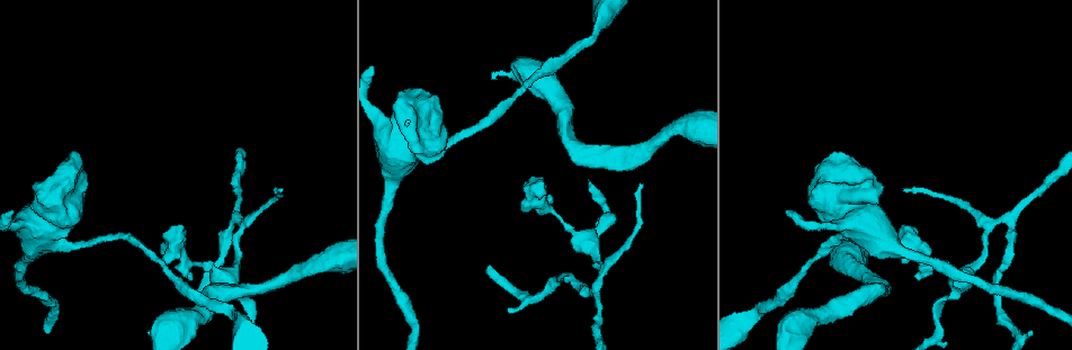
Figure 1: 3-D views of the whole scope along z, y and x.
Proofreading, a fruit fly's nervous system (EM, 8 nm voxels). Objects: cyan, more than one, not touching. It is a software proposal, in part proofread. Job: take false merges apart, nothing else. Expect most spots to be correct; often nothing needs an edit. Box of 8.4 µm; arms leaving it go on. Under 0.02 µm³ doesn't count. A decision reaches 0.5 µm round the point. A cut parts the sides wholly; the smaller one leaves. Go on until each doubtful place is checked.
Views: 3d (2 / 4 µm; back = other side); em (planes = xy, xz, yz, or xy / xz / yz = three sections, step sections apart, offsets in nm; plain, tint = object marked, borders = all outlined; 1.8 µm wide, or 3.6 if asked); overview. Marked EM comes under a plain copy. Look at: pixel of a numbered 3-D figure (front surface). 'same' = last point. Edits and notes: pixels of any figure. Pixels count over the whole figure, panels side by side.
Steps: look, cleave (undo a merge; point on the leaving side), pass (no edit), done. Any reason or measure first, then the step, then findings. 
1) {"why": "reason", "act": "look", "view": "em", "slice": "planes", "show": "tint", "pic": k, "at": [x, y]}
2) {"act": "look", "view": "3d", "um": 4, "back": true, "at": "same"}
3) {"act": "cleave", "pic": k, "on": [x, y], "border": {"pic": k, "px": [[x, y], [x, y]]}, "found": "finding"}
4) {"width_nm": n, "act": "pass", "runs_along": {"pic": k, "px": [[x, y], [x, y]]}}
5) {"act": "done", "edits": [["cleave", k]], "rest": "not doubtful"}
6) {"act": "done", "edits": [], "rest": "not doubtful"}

{"why": "four or more arms meet", "act": "look", "view": "em", "slice": "yz", "step": 16, "show": "tint", "pic": 1, "at": [597, 284]}

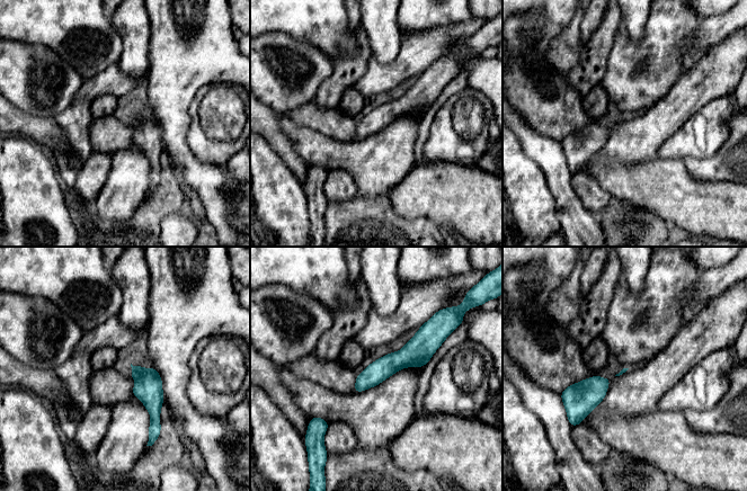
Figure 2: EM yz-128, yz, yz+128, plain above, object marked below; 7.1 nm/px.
{"act": "look", "view": "em", "slice": "planes", "show": "tint", "at": "same"}

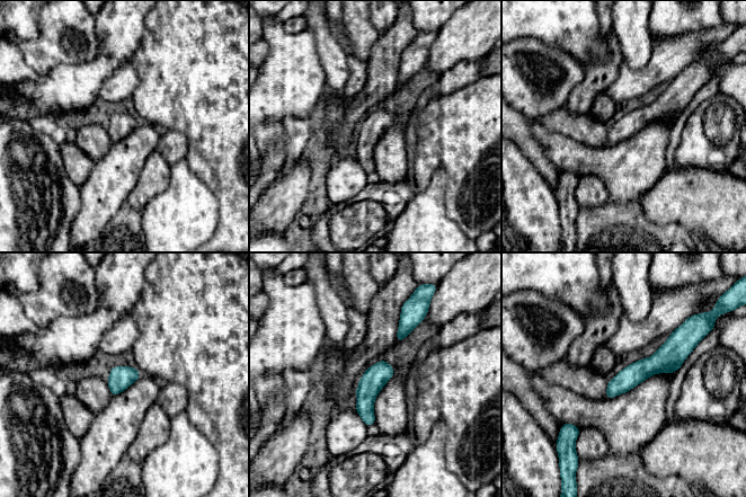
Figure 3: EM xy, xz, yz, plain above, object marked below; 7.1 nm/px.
{"width_nm": 160, "act": "pass", "runs_along": {"pic": 3, "px": [[685, 344], [609, 395]]}, "found": "one cell here"}

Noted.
{"why": "thick turns thin", "act": "look", "view": "3d", "um": 2, "back": true, "pic": 1, "at": [554, 212]}

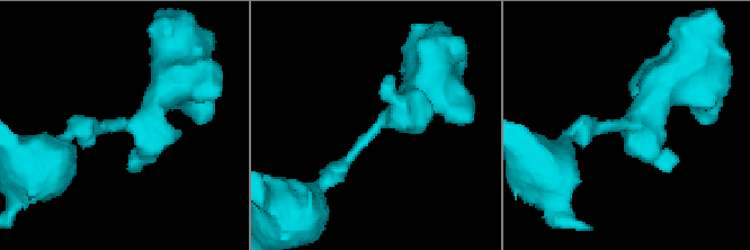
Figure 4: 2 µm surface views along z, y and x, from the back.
{"act": "look", "view": "em", "slice": "planes", "show": "tint", "pic": 4, "at": [130, 124]}

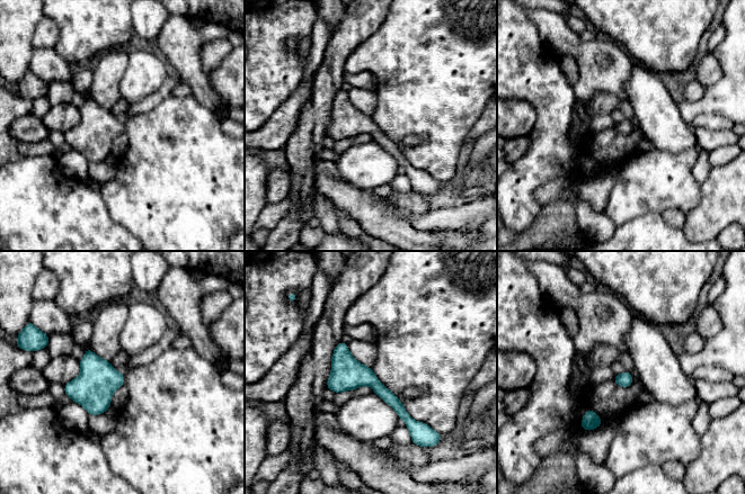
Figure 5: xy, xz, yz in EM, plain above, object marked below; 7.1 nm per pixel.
{"act": "pass", "runs_along": {"pic": 5, "px": [[340, 346], [342, 355], [414, 429]]}, "found": "continuous, no second cell"}

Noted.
{"why": "three arms meet", "act": "look", "view": "3d", "um": 2, "pic": 1, "at": [583, 243]}

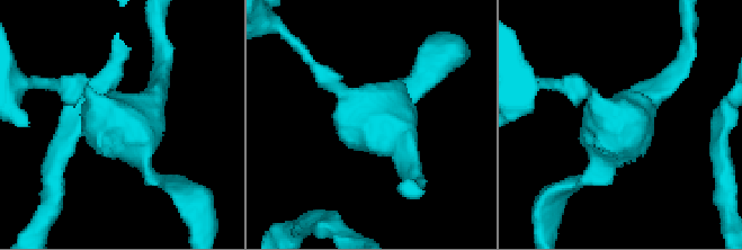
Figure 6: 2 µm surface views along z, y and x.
{"why": "now the EM", "act": "look", "view": "em", "um": 3.6, "slice": "planes", "show": "tint", "pic": 6, "at": [622, 121]}

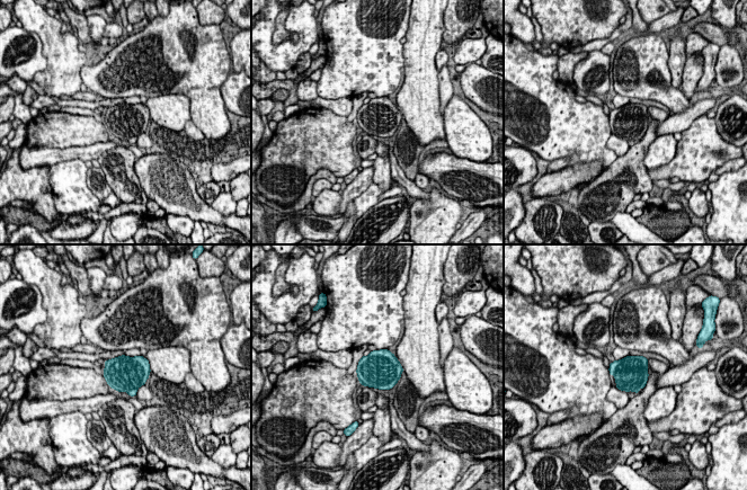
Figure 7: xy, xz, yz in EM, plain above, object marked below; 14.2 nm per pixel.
{"act": "pass", "found": "one cell here"}

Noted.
{"why": "touches itself", "act": "look", "view": "em", "um": 3.6, "slice": "xy", "step": 8, "show": "tint", "pic": 1, "at": [837, 194]}

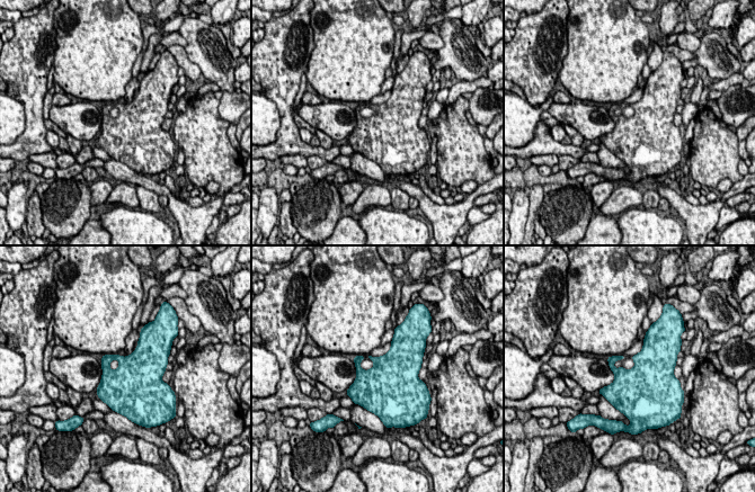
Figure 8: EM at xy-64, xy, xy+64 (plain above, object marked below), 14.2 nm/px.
{"act": "look", "view": "em", "um": 3.6, "slice": "planes", "show": "tint", "at": "same"}

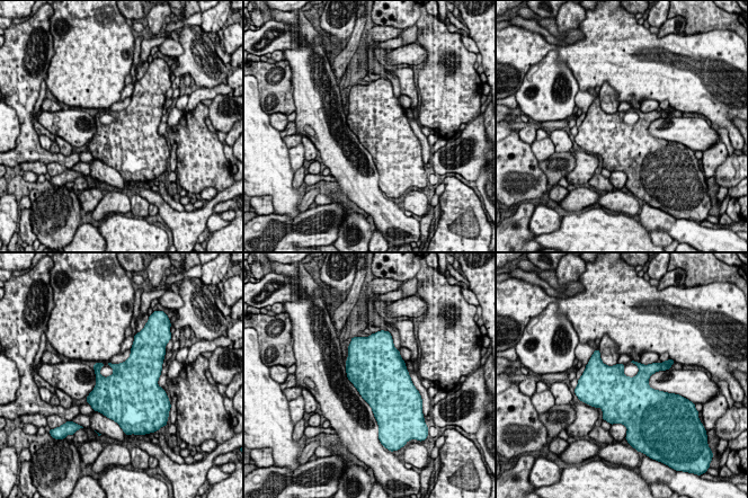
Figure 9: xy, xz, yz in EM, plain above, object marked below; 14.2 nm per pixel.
{"width_nm": 480, "act": "pass", "found": "all the same cell"}

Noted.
{"act": "done", "edits": [], "rest": "not doubtful"}

